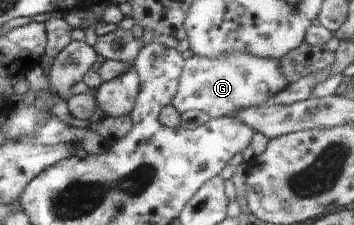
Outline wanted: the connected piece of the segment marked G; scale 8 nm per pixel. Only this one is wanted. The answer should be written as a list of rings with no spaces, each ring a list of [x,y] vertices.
[[[233,52],[219,59],[198,55],[184,58],[183,71],[174,99],[170,103],[179,113],[199,110],[212,118],[230,115],[237,108],[256,106],[271,102],[272,96],[288,85],[279,60],[260,58],[246,53]]]

